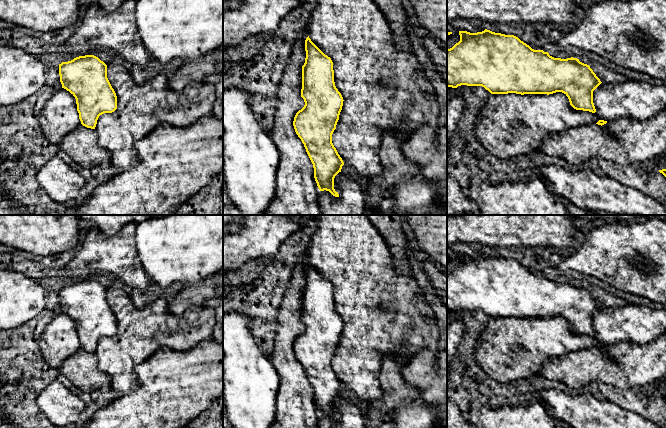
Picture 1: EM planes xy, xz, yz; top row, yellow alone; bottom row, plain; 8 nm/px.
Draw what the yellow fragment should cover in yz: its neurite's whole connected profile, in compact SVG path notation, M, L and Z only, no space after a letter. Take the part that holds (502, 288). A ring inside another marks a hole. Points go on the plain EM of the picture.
M485 253L470 257L459 255L460 265L447 273L447 311L482 310L491 318L564 317L576 334L596 336L593 315L602 307L589 289L577 282L554 282L543 274L534 274L514 259Z

